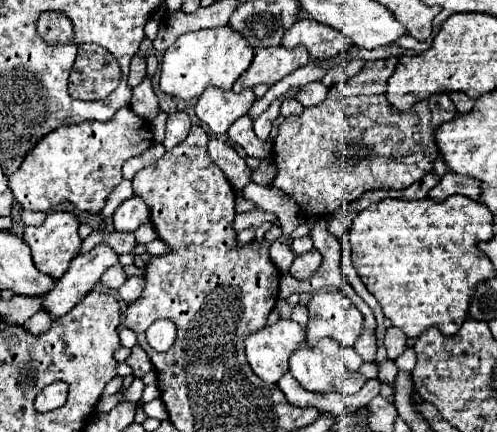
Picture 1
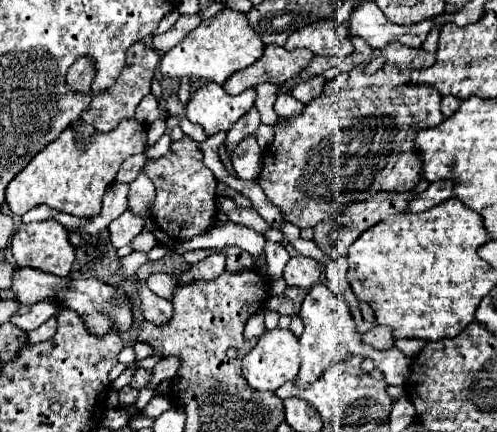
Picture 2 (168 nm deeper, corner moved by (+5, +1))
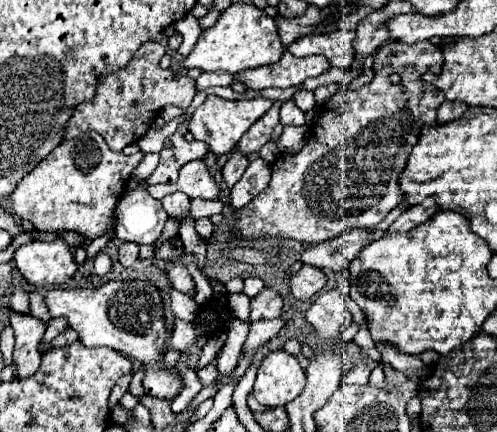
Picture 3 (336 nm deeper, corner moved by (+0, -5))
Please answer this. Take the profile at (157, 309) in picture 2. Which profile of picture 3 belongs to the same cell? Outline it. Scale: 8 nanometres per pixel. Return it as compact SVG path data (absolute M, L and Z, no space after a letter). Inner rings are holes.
M176 320L174 324L174 332L172 332L172 350L182 350L188 354L188 368L192 368L194 372L198 372L198 358L202 354L202 346L198 346L198 336L194 332L192 322L184 322L184 320Z

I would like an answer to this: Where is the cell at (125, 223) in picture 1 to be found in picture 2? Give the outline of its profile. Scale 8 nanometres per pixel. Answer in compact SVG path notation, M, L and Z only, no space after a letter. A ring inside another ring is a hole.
M125 210L119 218L115 218L109 224L113 246L115 248L127 246L143 230L143 224L145 224L145 218L141 214L131 214L131 210Z

